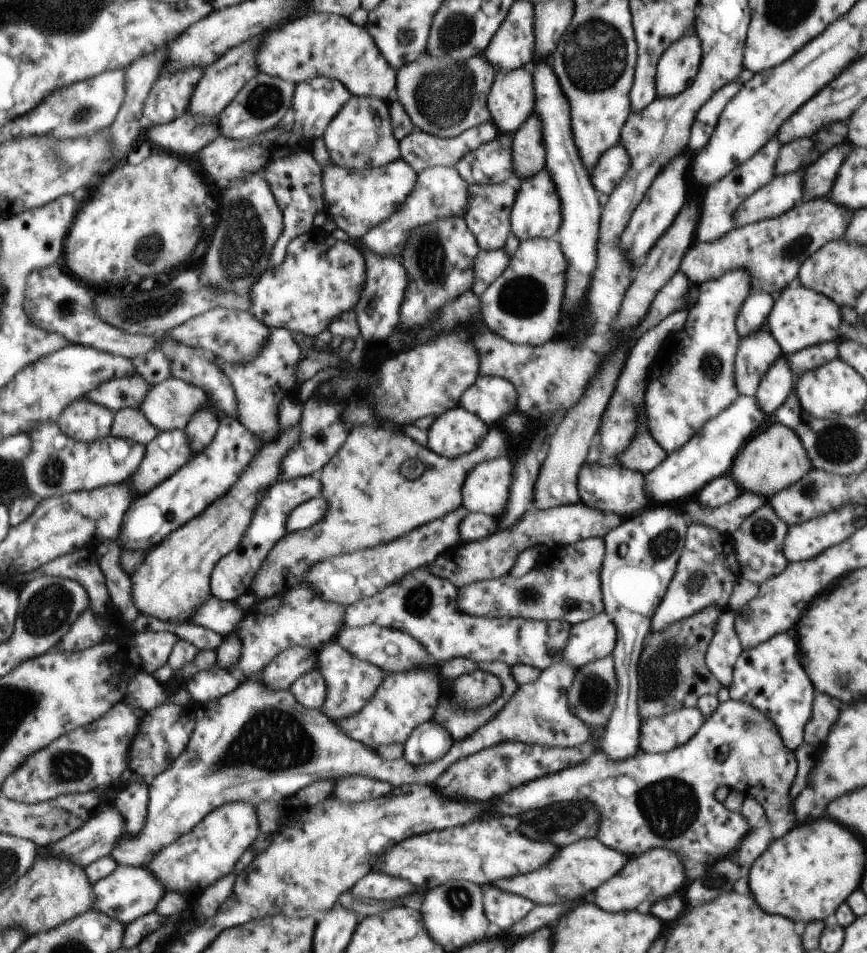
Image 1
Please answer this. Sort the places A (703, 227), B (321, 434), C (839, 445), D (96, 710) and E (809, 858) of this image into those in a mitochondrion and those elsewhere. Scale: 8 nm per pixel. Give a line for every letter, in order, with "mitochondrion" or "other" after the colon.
A: other
B: mitochondrion
C: mitochondrion
D: other
E: other

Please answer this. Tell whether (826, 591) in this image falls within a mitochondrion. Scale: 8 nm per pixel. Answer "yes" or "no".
no

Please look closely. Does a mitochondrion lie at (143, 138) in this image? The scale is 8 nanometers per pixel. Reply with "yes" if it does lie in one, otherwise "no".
no

